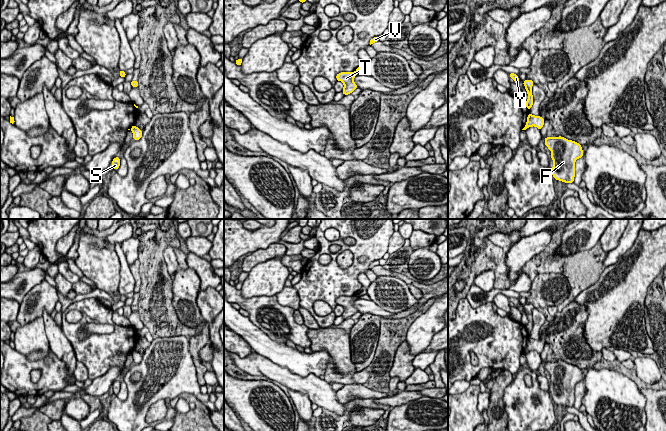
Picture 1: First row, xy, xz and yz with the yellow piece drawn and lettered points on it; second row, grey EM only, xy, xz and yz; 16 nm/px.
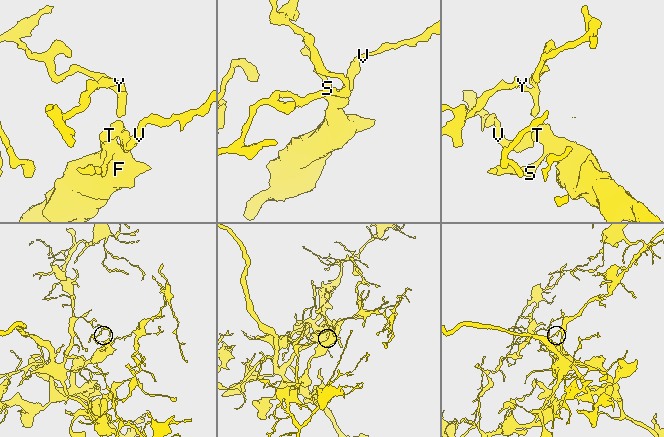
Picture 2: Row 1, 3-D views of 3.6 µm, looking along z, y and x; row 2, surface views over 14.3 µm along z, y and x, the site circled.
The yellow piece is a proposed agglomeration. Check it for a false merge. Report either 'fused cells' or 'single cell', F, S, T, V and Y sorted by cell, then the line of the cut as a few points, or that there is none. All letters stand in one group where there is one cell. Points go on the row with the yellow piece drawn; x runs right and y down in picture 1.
fused cells; groups F S T / V Y; cut xz (355, 71), (357, 73)

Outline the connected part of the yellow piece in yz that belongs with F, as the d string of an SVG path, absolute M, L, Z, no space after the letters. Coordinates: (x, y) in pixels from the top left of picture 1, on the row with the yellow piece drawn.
M545 137L545 146L552 151L551 159L553 168L551 169L554 179L573 183L575 177L575 161L584 156L582 146L565 137Z

